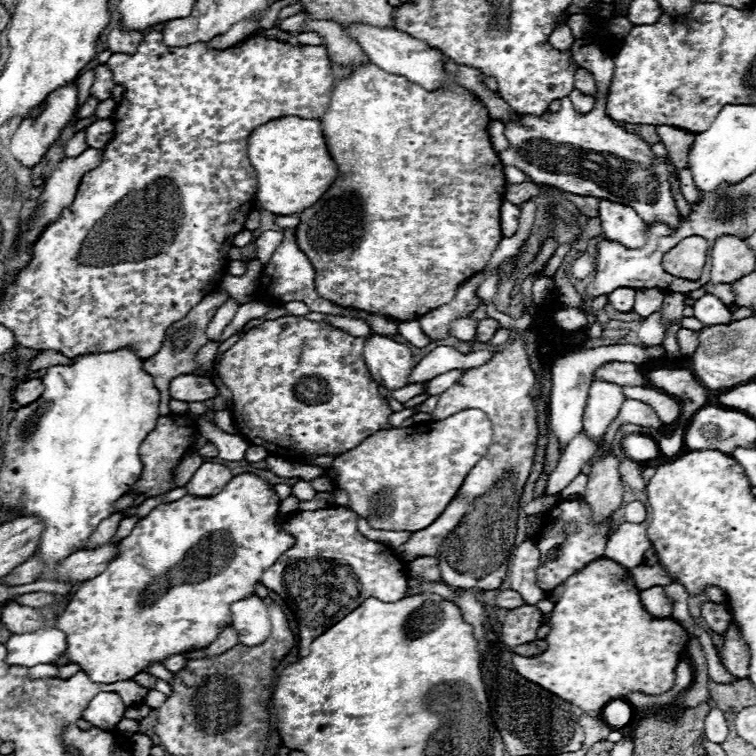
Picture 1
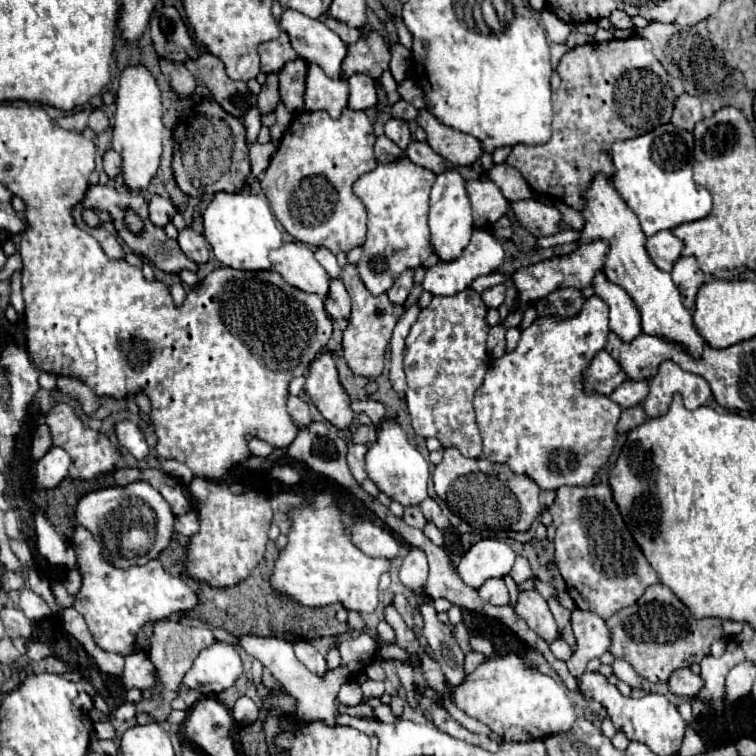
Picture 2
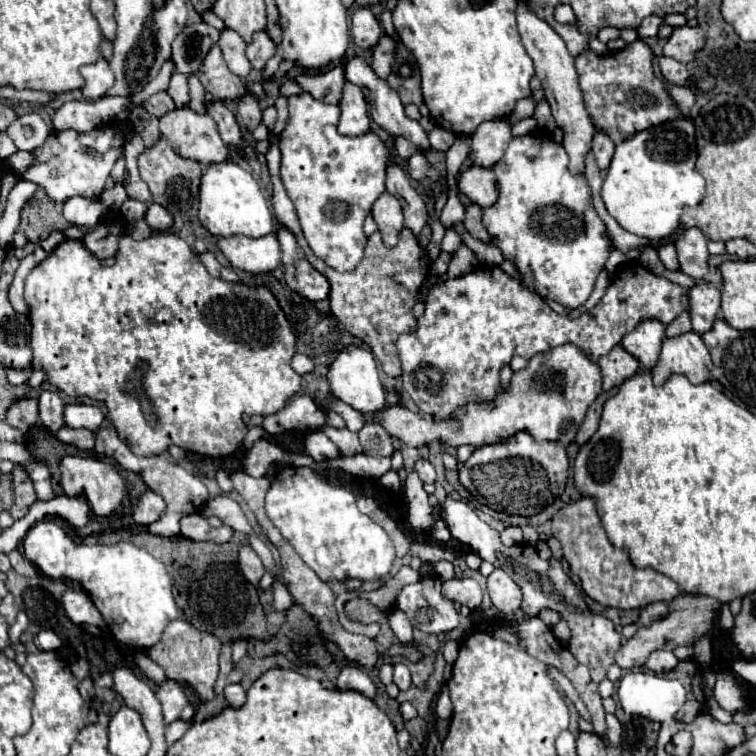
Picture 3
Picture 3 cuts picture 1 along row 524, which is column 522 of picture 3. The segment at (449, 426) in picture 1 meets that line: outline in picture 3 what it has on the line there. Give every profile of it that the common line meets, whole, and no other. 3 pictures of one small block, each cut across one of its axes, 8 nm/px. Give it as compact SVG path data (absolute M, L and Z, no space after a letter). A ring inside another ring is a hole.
M562 344L530 358L524 370L514 372L508 392L498 392L492 404L470 404L466 410L458 410L450 420L426 420L402 406L384 406L378 414L362 414L362 418L366 424L380 424L390 436L408 446L424 446L432 440L444 440L452 446L484 446L506 440L518 430L528 430L538 442L560 440L568 446L574 442L588 406L600 392L602 376L598 364L584 356L578 346Z

